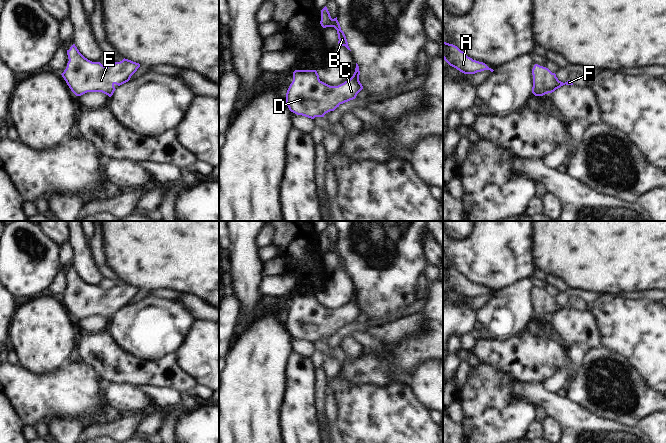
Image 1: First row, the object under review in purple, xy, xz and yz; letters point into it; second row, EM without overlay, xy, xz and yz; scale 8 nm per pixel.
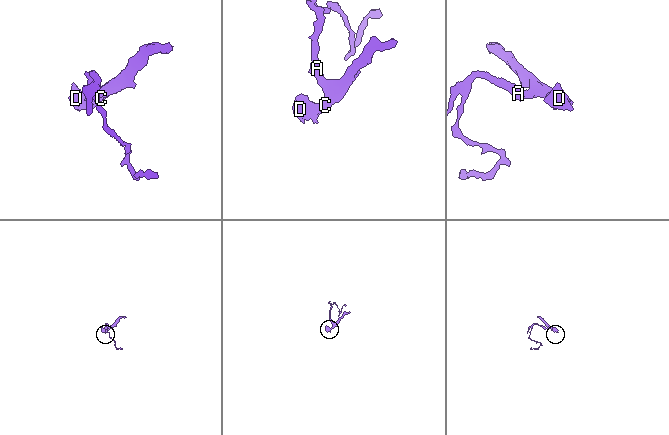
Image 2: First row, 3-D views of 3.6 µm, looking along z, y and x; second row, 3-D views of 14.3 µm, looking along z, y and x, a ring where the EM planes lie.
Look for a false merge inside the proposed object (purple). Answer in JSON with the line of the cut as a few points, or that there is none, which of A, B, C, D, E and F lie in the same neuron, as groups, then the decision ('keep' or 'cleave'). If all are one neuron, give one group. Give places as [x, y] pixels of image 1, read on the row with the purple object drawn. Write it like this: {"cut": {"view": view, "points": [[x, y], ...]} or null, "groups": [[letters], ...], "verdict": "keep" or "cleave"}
{"cut": null, "groups": [["A", "B", "C", "D", "E", "F"]], "verdict": "keep"}

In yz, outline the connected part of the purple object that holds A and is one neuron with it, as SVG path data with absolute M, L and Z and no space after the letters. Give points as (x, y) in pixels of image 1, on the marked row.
M443 42L443 59L452 67L464 74L475 74L484 70L494 70L485 63L473 60L468 57L457 46Z

